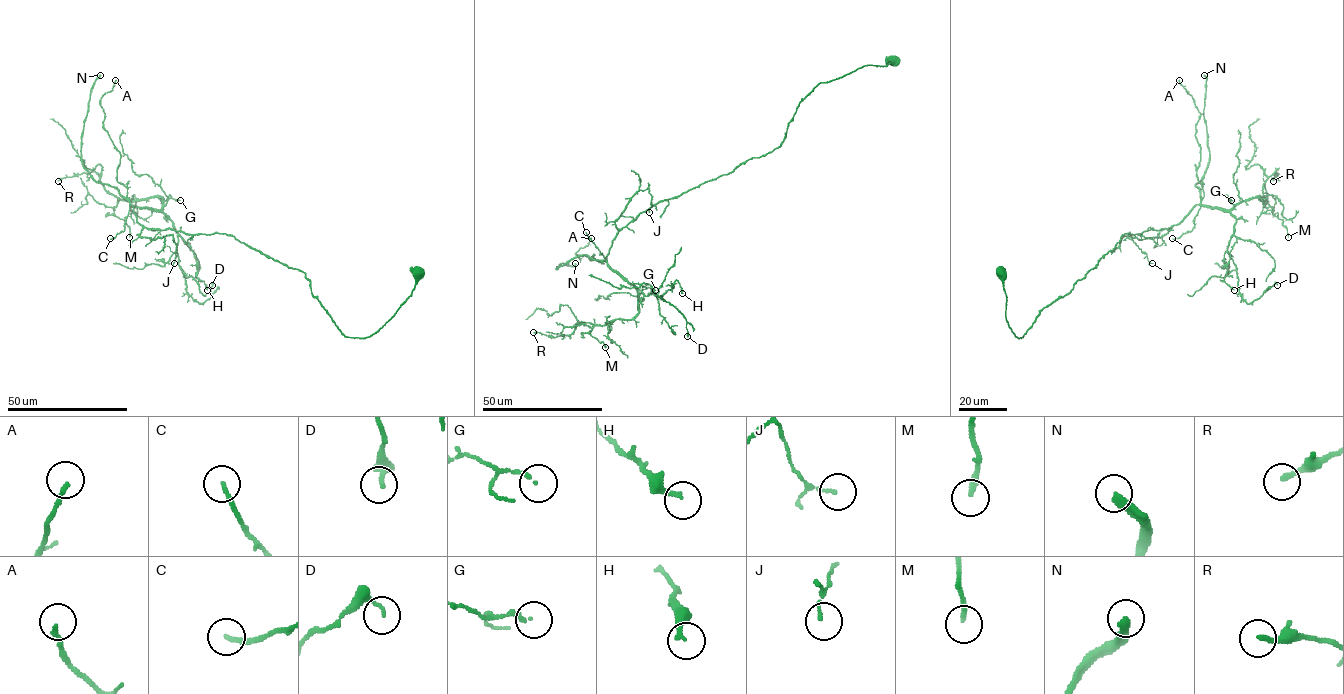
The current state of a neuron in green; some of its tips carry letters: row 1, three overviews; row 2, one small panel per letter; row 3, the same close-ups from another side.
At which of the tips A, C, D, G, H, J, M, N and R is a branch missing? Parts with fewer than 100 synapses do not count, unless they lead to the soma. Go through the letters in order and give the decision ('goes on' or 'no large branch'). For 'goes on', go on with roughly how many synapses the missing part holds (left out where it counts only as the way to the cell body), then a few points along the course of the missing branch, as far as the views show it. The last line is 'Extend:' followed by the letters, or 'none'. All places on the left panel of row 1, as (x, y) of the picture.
A: no large branch
C: no large branch
D: no large branch
G: no large branch
H: no large branch
J: no large branch
M: no large branch
N: goes on; about 350 synapses
R: no large branch
Extend: N

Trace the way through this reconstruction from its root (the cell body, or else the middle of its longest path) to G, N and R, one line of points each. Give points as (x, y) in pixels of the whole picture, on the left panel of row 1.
G: (417, 271), (377, 331), (346, 336), (303, 272), (226, 234), (147, 229), (131, 205), (180, 200)
N: (417, 271), (397, 311), (351, 338), (303, 272), (226, 234), (141, 225), (83, 166), (100, 75)
R: (417, 271), (346, 336), (303, 272), (147, 229), (131, 205), (162, 197), (94, 172), (58, 181)

